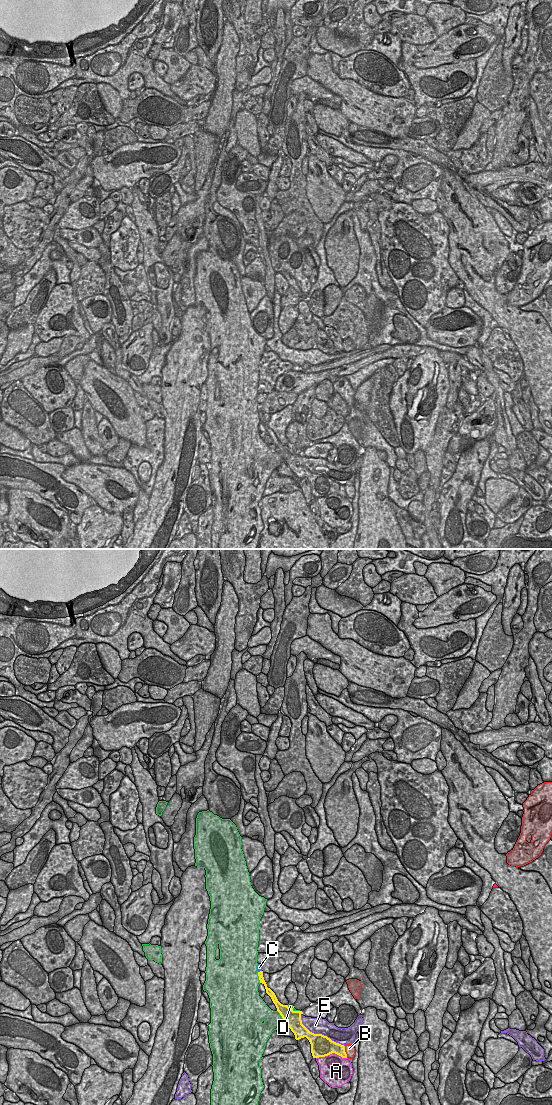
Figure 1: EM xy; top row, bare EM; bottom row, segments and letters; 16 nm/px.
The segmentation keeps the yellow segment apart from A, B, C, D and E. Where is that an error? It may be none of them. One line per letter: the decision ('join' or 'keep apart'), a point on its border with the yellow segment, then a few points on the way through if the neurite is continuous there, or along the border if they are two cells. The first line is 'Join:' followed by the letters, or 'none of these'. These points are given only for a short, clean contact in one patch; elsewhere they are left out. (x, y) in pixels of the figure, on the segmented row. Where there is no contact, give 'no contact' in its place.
Join: C
A: keep apart | xy (331, 1053)
B: keep apart | xy (344, 1051)
C: join | xy (260, 971) | across xy (260, 974), (260, 971), (259, 967)
D: keep apart | xy (259, 977)
E: keep apart | xy (319, 1034)

